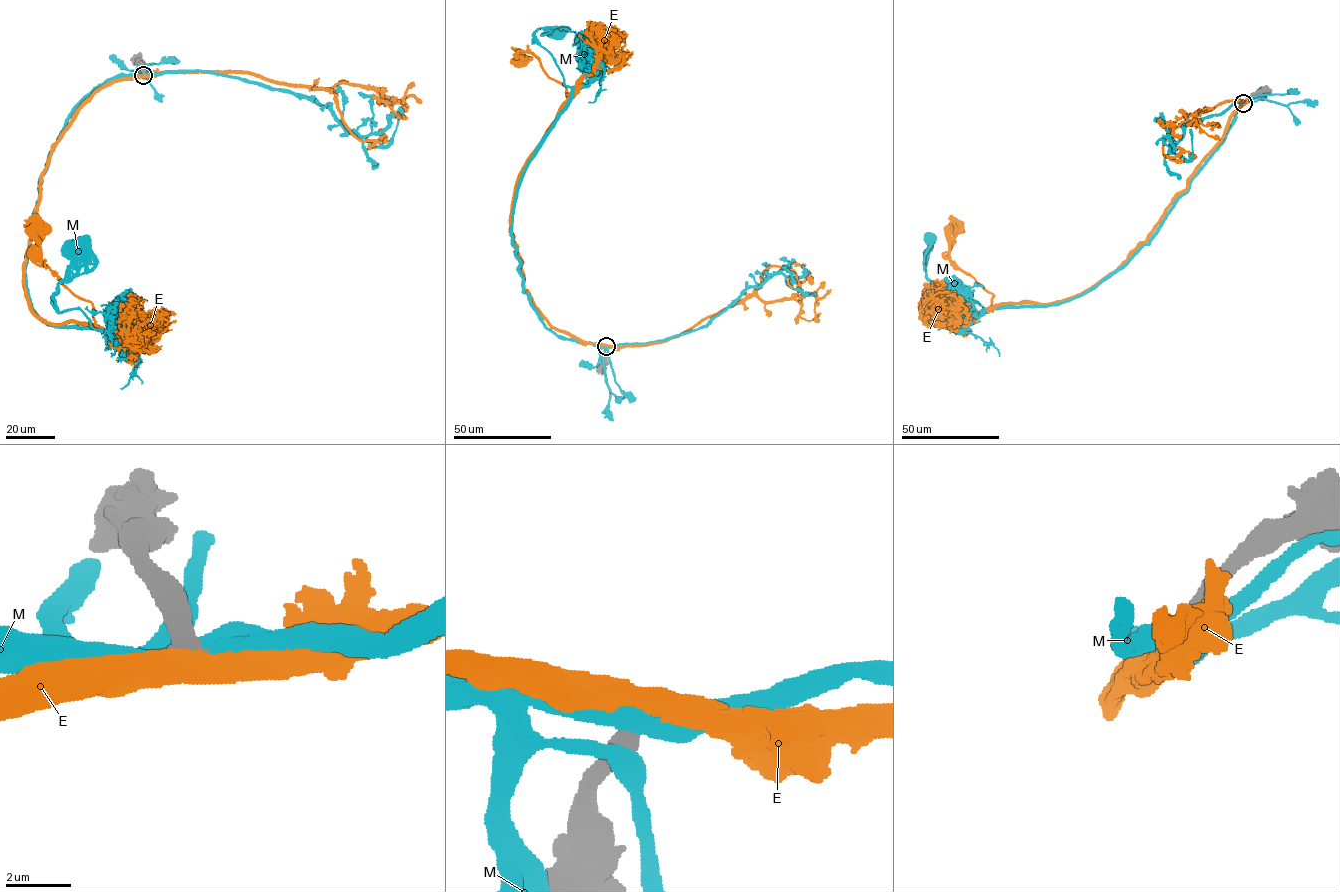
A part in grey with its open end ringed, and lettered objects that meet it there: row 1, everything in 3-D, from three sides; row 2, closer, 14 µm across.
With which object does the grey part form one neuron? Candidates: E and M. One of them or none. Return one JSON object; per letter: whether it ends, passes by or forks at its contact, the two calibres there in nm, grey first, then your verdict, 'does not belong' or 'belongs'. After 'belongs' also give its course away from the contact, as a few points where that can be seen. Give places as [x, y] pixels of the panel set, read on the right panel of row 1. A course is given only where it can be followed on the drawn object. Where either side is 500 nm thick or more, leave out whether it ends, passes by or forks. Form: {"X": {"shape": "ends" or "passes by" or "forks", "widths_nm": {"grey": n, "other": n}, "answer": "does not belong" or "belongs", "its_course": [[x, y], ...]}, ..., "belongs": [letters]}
{"E": {"widths_nm": {"grey": 500, "other": 500}, "answer": "belongs", "its_course": [[1243, 103], [1151, 233], [1080, 293], [991, 306], [993, 294], [950, 257], [959, 226]]}, "M": {"widths_nm": {"grey": 700, "other": 550}, "answer": "does not belong"}, "belongs": ["E"]}

